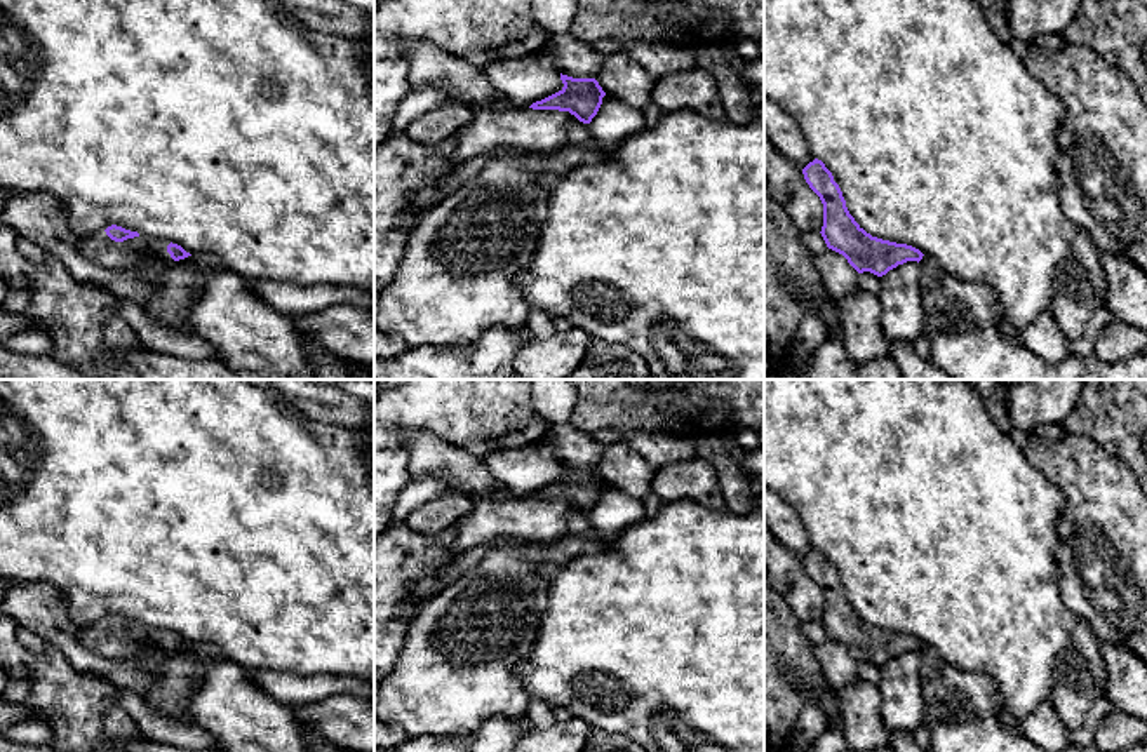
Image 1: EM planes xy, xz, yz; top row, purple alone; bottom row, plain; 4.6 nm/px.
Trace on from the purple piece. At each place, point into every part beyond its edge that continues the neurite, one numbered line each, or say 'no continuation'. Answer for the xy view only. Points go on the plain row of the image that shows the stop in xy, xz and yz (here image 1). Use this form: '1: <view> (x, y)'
1: xy (100, 637)

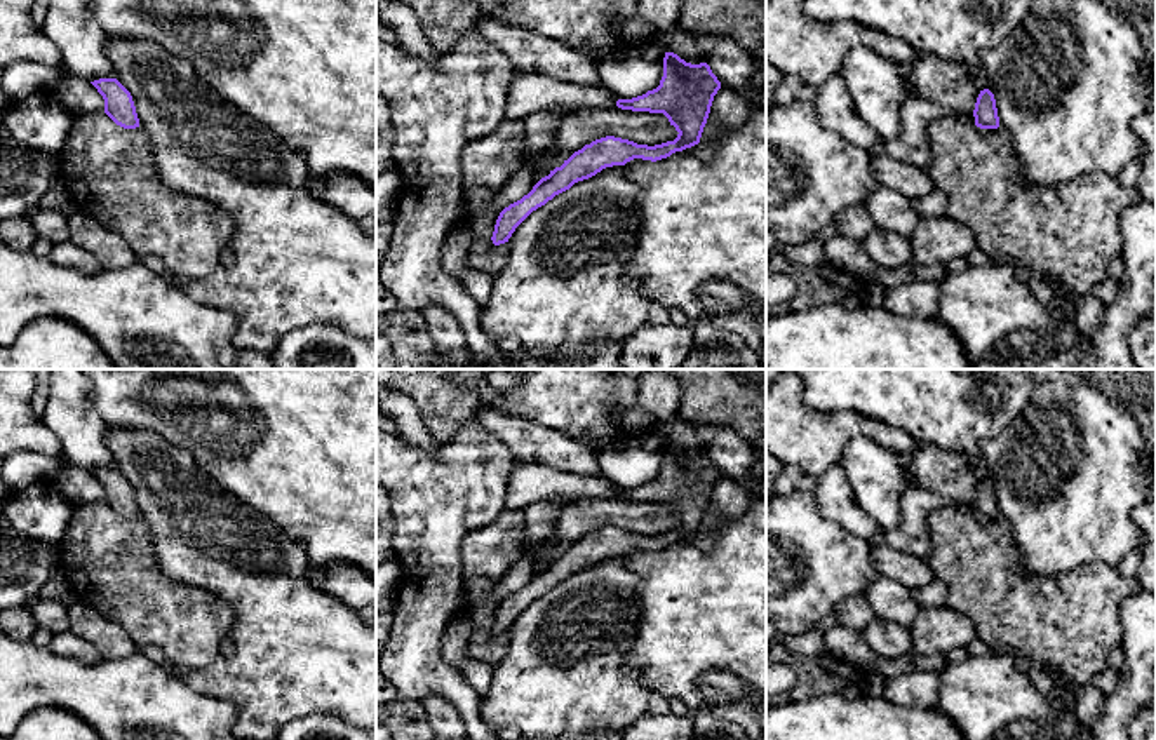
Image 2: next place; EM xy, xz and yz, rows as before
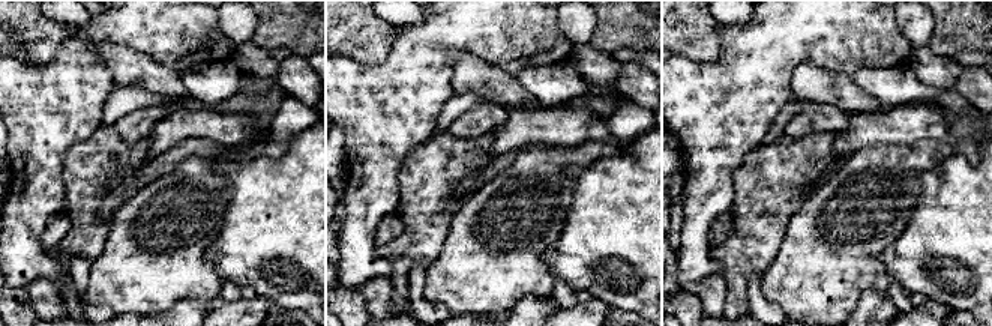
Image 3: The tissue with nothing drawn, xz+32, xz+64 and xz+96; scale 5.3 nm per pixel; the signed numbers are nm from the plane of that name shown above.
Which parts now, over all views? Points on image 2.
no continuation

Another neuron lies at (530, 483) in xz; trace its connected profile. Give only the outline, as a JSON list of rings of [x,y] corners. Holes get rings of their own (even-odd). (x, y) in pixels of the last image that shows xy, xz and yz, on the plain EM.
[[[515,460],[507,481],[505,507],[526,510],[538,501],[608,500],[618,488],[604,475],[575,475],[550,465]]]

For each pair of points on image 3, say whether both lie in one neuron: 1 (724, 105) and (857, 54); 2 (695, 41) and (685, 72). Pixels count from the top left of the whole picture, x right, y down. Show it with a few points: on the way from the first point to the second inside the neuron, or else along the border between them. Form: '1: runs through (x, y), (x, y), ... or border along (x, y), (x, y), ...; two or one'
1: runs through (757, 72), (779, 50), (824, 50); one
2: border along (724, 50), (715, 60), (691, 60), (677, 54); two

